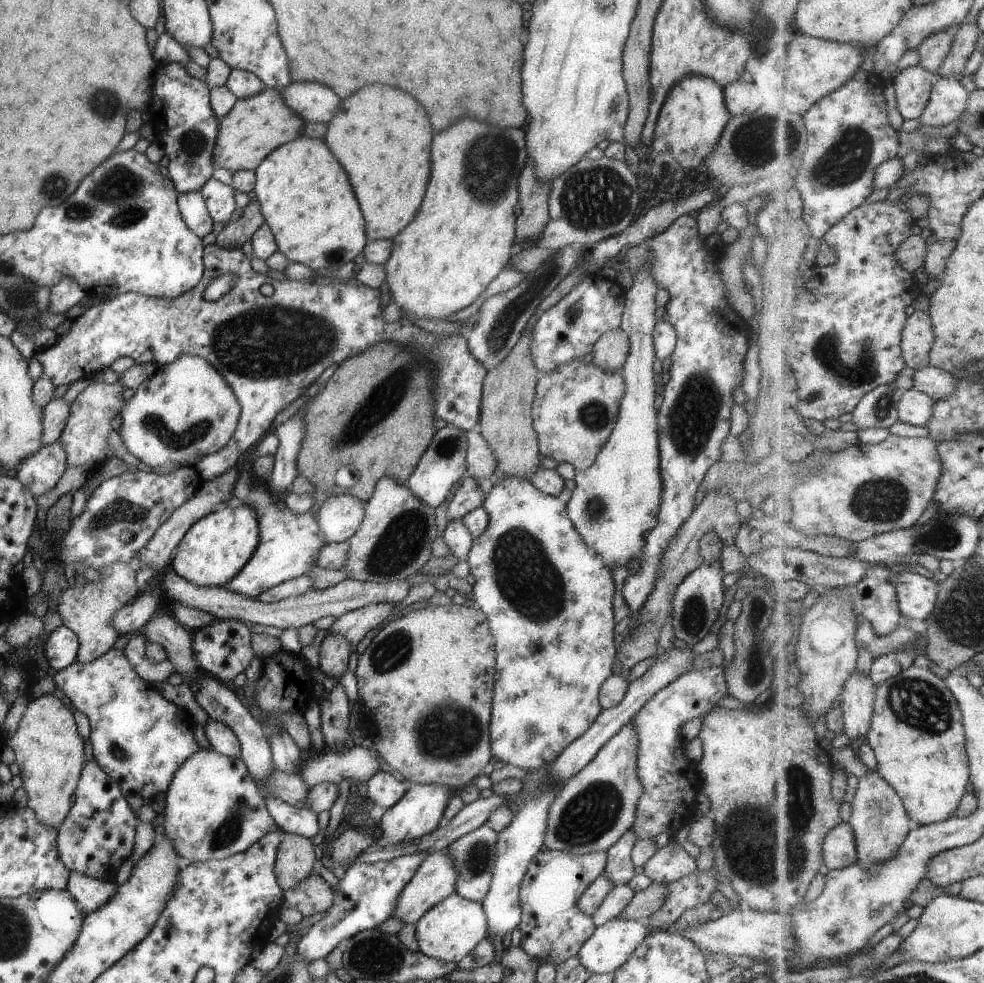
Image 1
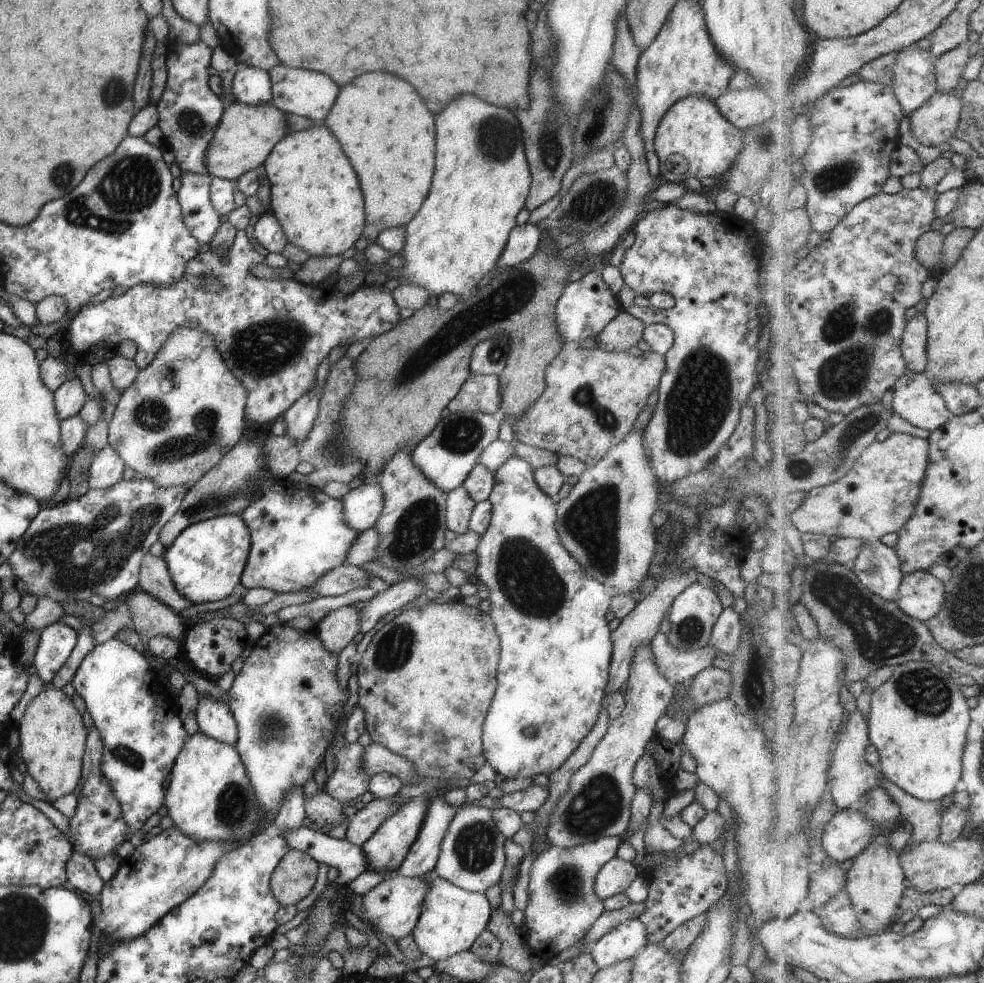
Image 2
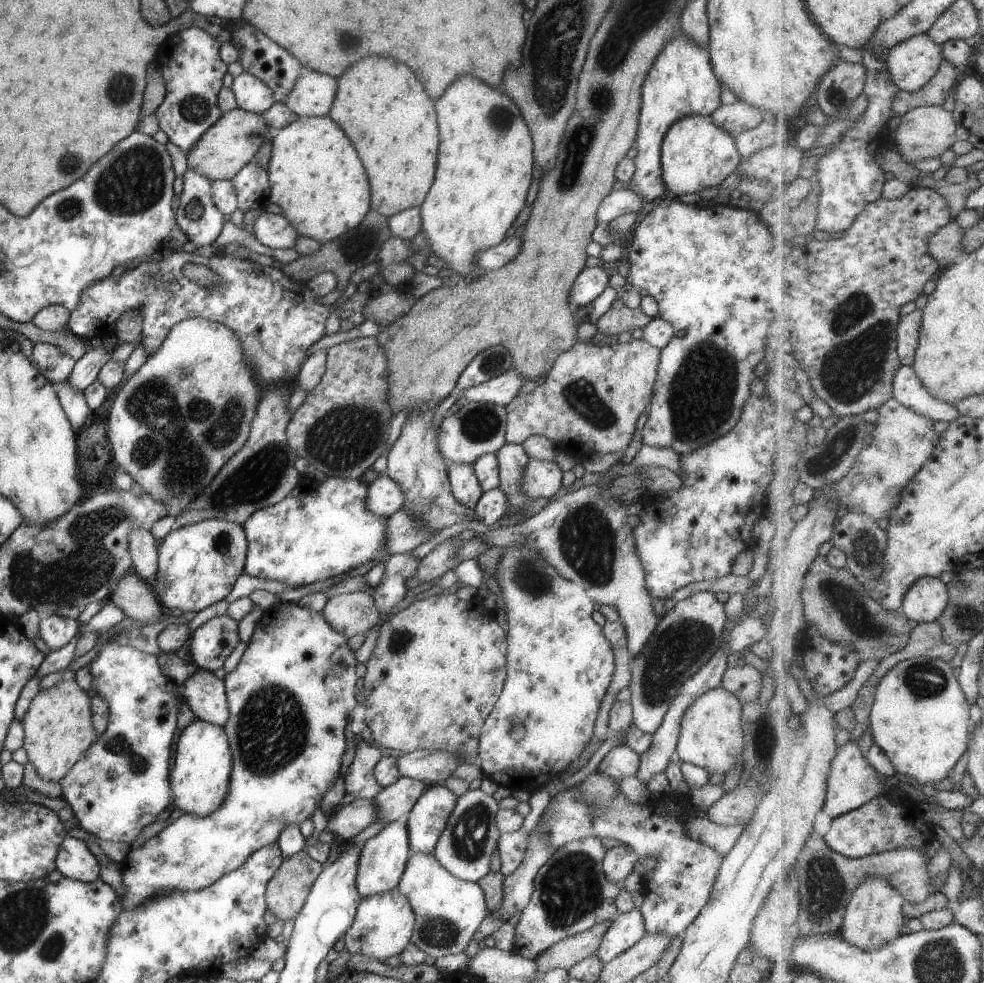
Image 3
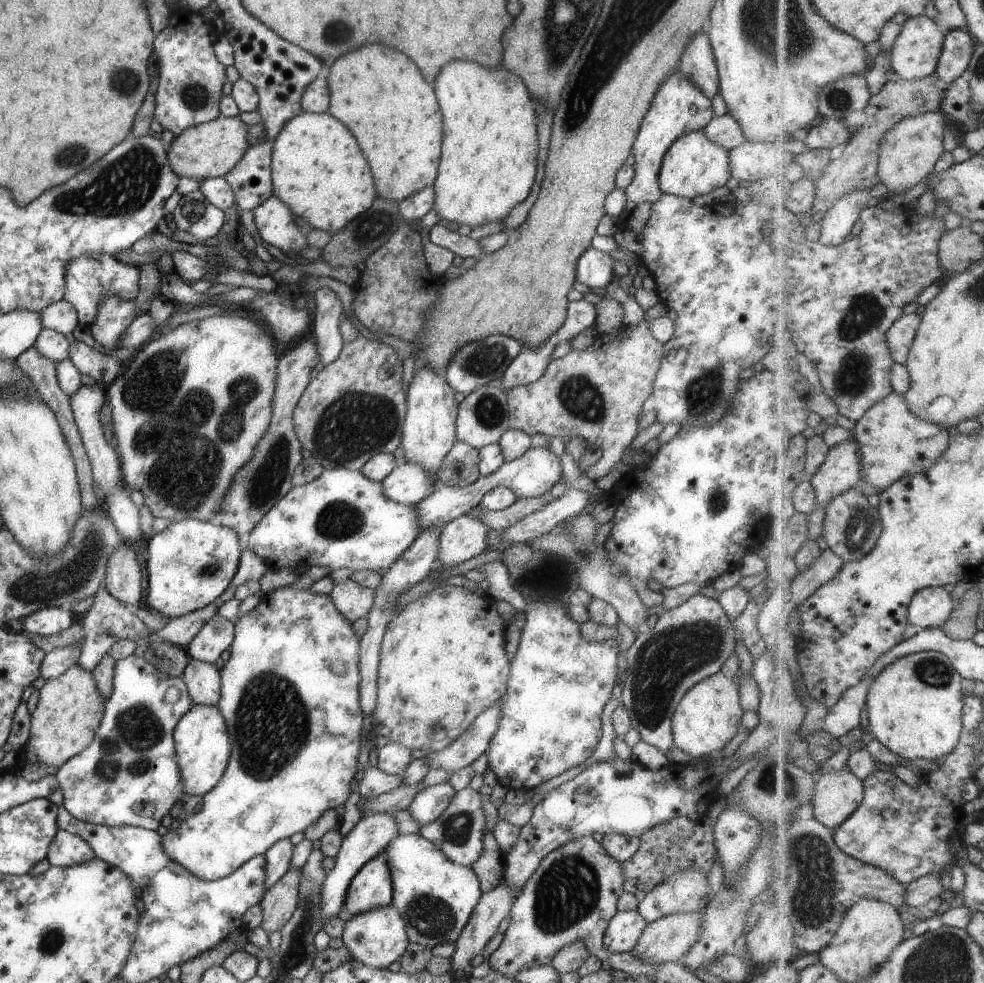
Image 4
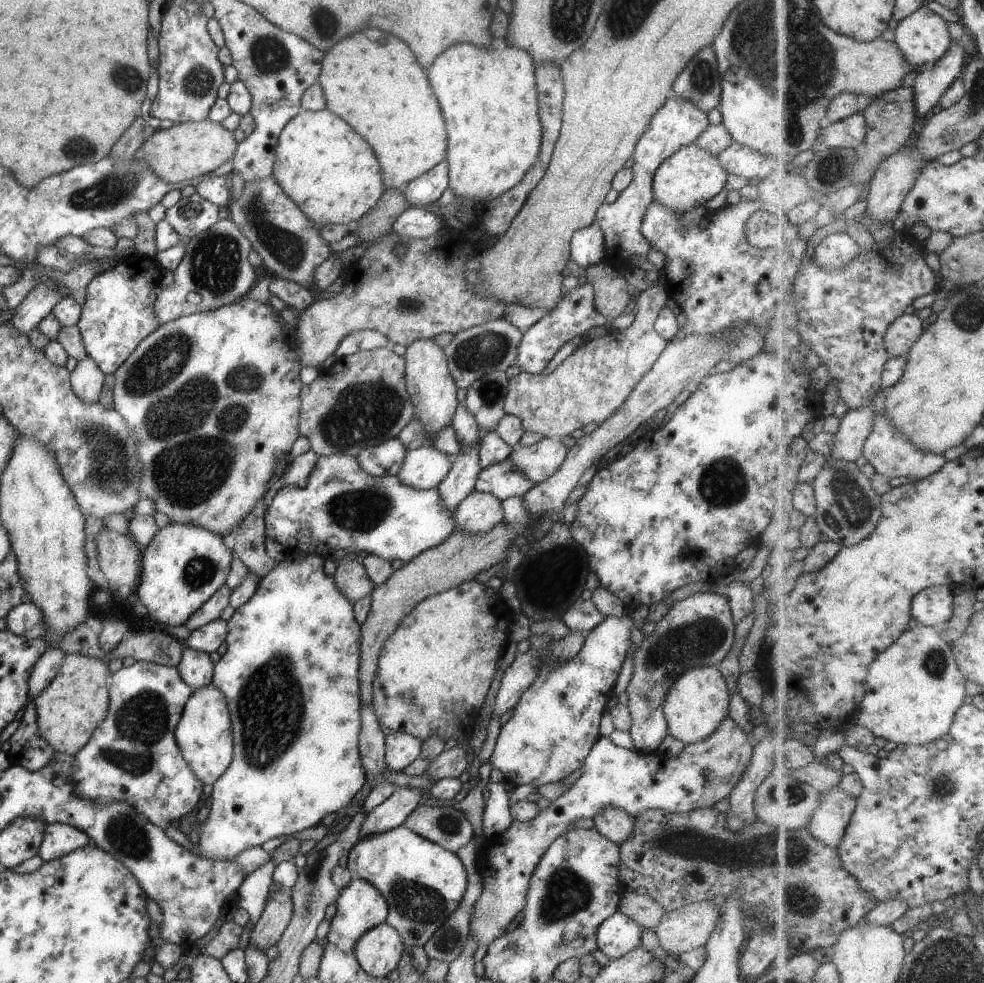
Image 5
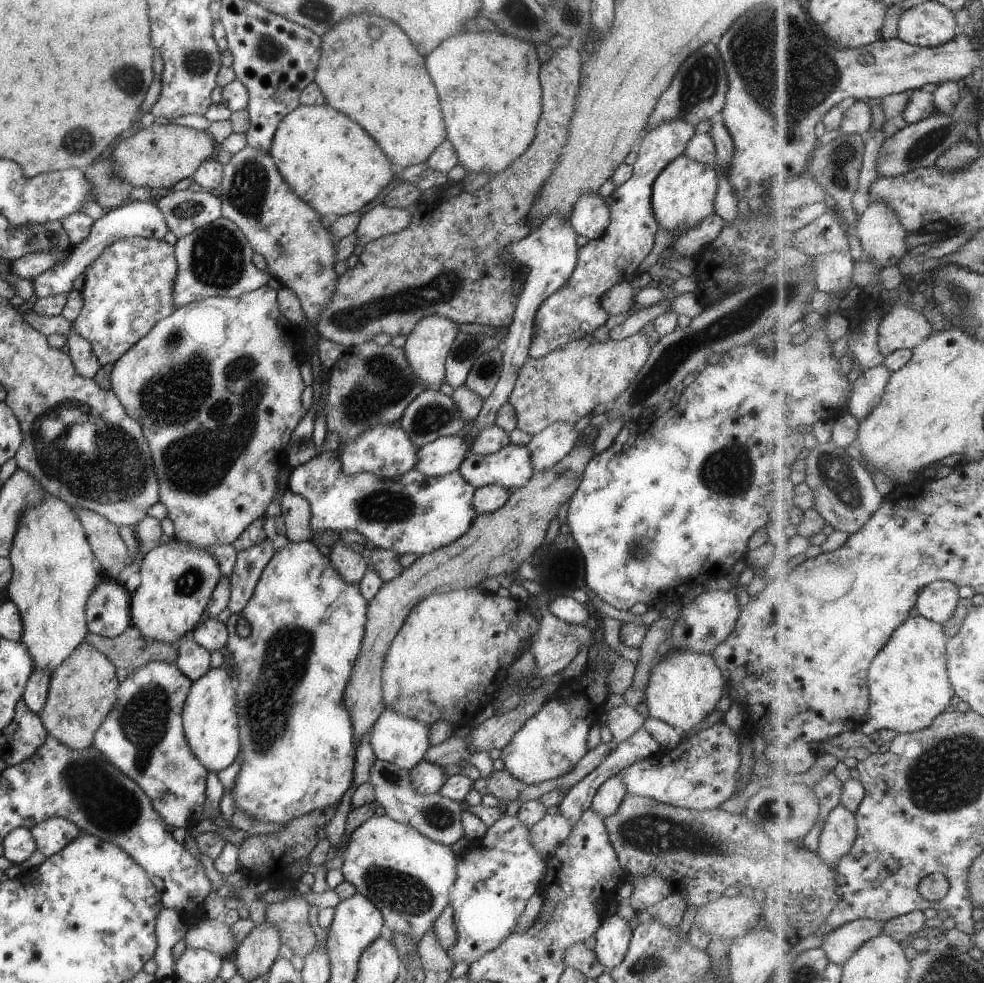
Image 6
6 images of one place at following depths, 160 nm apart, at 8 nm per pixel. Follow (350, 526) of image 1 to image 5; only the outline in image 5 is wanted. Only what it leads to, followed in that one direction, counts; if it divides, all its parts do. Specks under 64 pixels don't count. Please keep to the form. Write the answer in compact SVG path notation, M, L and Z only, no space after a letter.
M423 444L406 452L395 475L403 484L416 489L436 488L450 469L449 458L450 455L440 452L433 445Z

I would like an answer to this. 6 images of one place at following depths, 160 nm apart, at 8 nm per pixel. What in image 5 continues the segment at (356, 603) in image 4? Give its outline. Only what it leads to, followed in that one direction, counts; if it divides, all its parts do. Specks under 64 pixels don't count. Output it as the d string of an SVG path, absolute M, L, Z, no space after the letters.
M355 559L338 561L332 579L334 585L352 604L367 593L371 594L374 586L369 580L363 565Z

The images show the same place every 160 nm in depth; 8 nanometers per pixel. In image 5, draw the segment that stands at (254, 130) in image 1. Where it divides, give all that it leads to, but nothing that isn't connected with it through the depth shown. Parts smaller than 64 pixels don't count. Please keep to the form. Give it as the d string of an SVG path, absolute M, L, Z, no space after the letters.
M205 119L201 122L184 122L167 129L154 130L151 136L143 140L139 150L144 163L157 178L166 183L179 184L215 170L219 164L233 156L236 144L232 131Z

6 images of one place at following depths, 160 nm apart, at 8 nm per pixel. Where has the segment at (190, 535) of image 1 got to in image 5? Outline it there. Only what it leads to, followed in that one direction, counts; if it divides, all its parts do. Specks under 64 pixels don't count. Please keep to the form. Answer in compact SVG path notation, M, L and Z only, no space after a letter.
M169 523L159 529L149 541L143 554L140 555L139 584L136 584L135 595L145 606L146 614L155 620L157 628L163 625L181 626L223 583L227 583L228 570L232 552L223 544L223 538L208 530Z

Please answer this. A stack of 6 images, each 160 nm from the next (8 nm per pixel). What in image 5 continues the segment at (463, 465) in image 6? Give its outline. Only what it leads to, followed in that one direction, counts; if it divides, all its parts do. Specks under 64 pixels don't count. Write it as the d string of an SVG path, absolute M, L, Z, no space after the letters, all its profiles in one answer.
M505 457L503 460L496 462L495 464L488 464L483 467L477 478L475 479L474 490L482 493L489 493L495 495L500 501L509 496L522 496L534 485L519 469L514 467L509 457Z

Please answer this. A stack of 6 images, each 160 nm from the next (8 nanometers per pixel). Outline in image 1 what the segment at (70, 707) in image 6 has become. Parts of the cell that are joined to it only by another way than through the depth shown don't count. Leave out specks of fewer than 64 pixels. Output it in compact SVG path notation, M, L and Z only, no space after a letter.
M51 694L30 697L17 731L4 744L15 754L14 762L19 767L27 796L26 807L31 808L37 822L57 830L70 811L70 796L74 794L84 763L84 740L77 734L69 706Z

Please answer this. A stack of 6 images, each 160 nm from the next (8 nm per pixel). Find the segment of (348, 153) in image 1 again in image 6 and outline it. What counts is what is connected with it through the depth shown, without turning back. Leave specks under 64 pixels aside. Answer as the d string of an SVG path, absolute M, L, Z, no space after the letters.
M363 12L339 20L320 39L320 55L314 81L326 103L355 120L375 140L397 171L425 161L428 154L446 138L446 130L441 120L439 98L423 66L423 58L415 52L403 30L391 20Z

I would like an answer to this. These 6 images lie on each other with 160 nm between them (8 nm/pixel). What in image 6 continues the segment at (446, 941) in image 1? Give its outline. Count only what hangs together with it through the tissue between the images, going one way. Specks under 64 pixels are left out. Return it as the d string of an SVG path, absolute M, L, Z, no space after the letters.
M374 814L350 832L344 846L344 861L340 870L343 878L355 887L356 892L379 909L384 931L403 933L403 936L417 943L443 907L448 906L449 889L456 877L455 855L450 846L433 842L408 824Z

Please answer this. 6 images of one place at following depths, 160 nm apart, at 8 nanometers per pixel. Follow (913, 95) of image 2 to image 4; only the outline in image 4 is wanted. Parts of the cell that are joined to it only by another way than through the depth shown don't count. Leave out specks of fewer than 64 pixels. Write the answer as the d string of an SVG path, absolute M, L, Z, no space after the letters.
M926 15L911 17L897 37L890 52L893 72L898 73L903 80L912 81L924 79L936 74L941 58L946 36L939 30L937 20Z

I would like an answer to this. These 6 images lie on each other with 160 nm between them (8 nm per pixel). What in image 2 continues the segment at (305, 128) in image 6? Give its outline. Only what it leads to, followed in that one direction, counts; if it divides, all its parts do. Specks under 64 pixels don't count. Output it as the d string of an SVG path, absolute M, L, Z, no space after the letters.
M321 123L300 131L287 133L266 156L263 162L269 180L269 212L283 229L286 241L305 249L310 256L335 256L352 253L363 230L363 198L357 176L343 154L335 136Z

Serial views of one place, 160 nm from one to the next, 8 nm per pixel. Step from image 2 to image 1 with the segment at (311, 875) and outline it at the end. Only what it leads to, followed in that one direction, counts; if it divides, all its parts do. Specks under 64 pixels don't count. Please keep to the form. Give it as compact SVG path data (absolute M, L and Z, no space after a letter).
M283 833L280 839L275 856L274 876L281 891L285 891L313 872L315 854L314 846L306 837Z

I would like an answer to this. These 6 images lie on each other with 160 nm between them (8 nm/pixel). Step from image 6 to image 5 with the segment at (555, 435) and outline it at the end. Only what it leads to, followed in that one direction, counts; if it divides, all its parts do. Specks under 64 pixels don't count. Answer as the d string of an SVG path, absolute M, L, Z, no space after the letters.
M543 437L535 444L512 451L509 458L514 467L536 485L547 480L559 468L567 451L560 438Z

